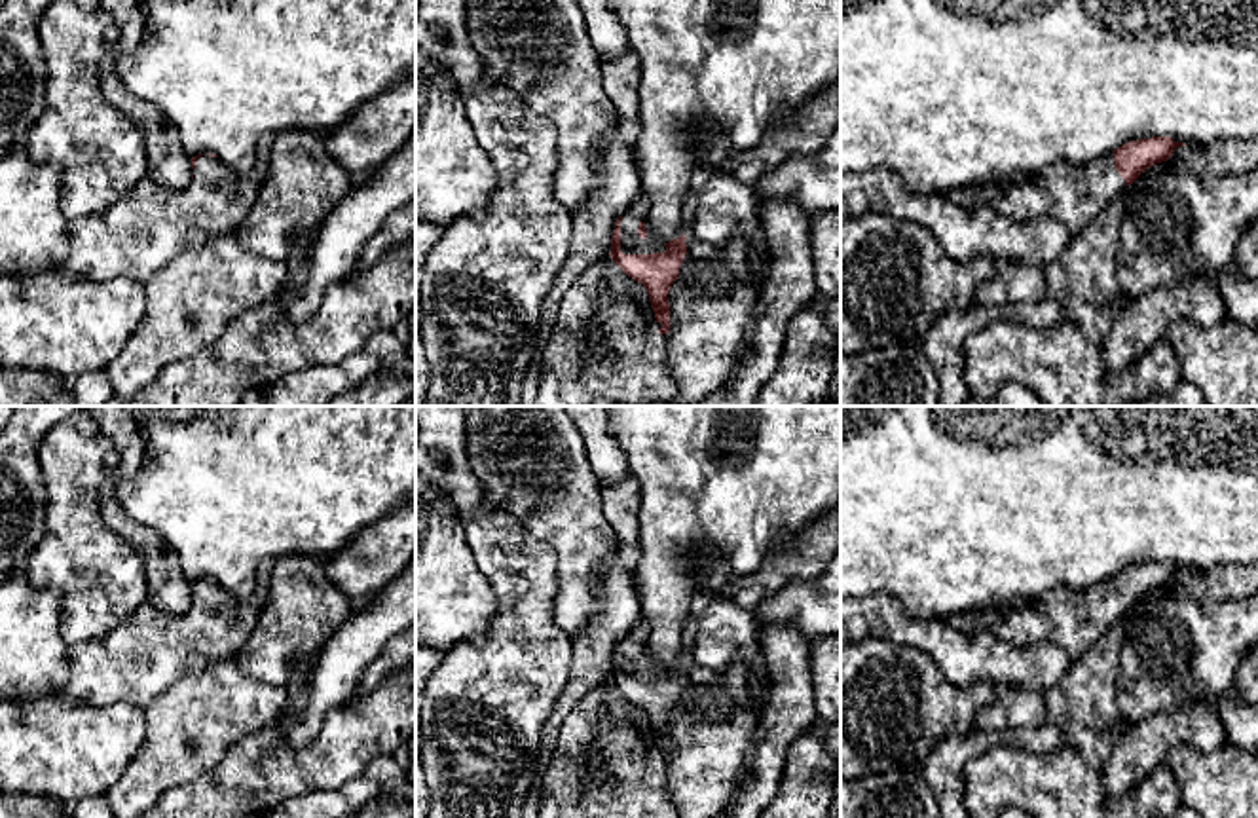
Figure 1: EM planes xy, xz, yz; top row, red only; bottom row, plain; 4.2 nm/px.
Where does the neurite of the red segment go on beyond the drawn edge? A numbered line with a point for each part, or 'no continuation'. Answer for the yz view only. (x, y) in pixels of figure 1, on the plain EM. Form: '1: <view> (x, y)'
1: yz (1072, 619)

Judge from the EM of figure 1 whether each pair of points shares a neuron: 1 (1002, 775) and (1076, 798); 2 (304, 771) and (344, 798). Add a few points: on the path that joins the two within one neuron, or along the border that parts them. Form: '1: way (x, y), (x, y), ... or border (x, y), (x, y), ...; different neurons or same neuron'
1: way (1021, 779), (1057, 788); same neuron
2: border (361, 773), (338, 786), (314, 788), (289, 798); different neurons

